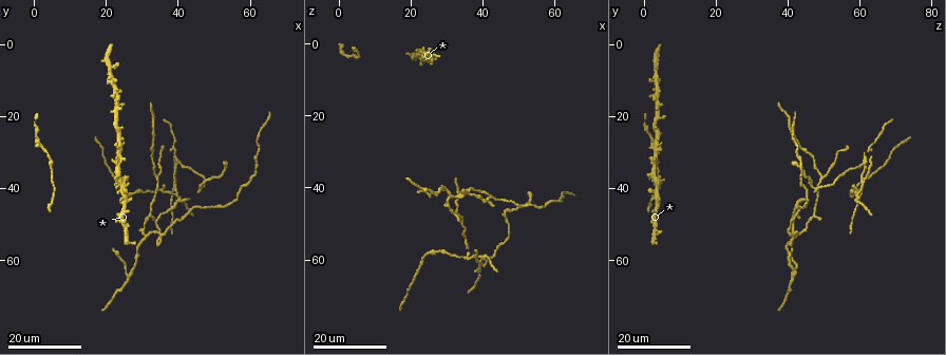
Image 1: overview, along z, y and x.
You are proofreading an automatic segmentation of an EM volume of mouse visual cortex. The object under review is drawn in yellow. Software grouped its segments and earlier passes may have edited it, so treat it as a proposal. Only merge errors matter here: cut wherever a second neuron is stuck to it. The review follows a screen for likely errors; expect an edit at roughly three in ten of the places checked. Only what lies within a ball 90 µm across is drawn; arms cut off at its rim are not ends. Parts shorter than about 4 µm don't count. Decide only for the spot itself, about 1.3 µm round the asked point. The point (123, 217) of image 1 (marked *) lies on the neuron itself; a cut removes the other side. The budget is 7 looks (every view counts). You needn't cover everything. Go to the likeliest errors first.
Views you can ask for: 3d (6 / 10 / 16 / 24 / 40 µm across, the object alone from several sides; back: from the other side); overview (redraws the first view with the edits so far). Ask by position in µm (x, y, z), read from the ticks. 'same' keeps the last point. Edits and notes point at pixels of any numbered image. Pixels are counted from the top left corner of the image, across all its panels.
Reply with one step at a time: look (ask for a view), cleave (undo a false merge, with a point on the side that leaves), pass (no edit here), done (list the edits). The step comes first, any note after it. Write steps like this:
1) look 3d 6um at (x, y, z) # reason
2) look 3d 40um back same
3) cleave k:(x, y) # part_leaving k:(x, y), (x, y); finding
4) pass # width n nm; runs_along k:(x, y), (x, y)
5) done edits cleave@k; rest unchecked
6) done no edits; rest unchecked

look 3d 24um at (34.5, 51.5, 40.5) # three arms meet

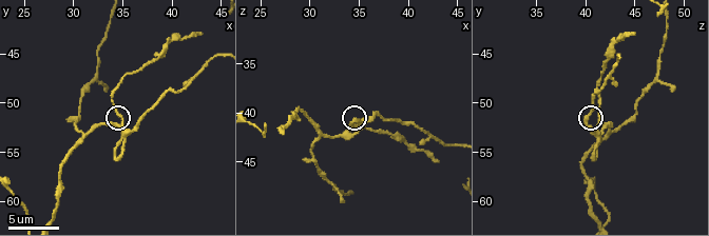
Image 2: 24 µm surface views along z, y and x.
look 3d 6um at (34.8, 52.0, 41.2)

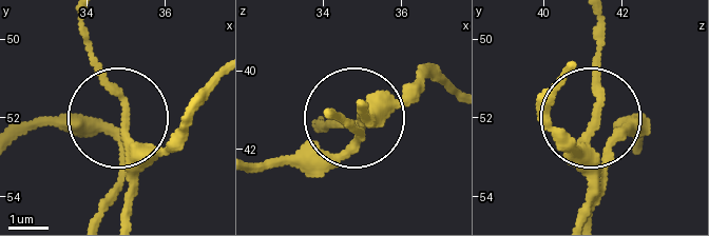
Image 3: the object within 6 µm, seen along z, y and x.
pass # width 230 nm; runs_along 3:(642, 141), (631, 121), (611, 128), (591, 112), (601, 20); all the same neuron

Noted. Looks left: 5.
look 3d 16um at (26.0, 64.0, 41.0) # thin arm on a thick one

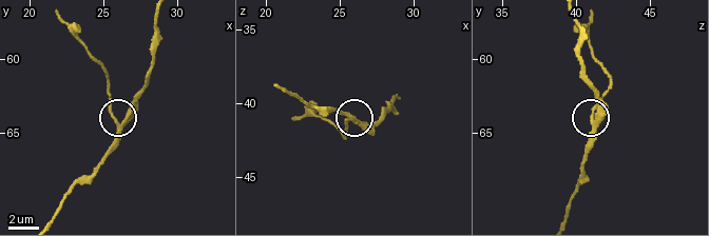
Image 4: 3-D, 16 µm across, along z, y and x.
look 3d 10um at (26.0, 64.6, 41.2) # zoom in

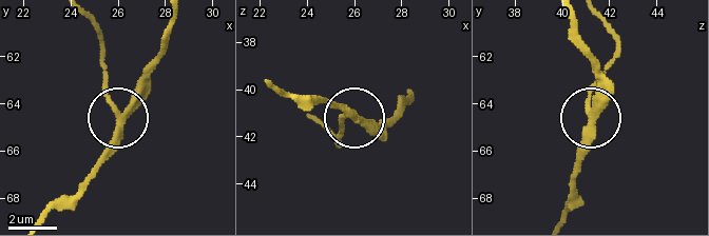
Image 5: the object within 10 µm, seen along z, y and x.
cleave 5:(103, 90) # side_arm 10 um; part_leaving 5:(117, 116), (93, 22); a second neuron is stuck on

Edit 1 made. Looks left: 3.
look overview

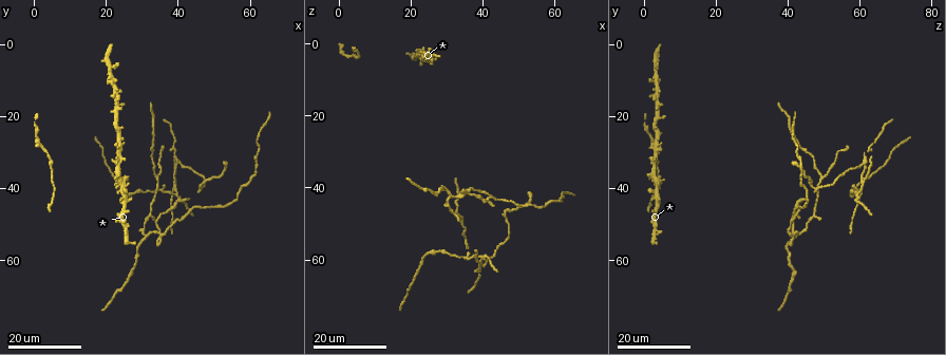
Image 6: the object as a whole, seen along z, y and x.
look 3d 16um at (46.0, 38.5, 46.5) # calibre changes

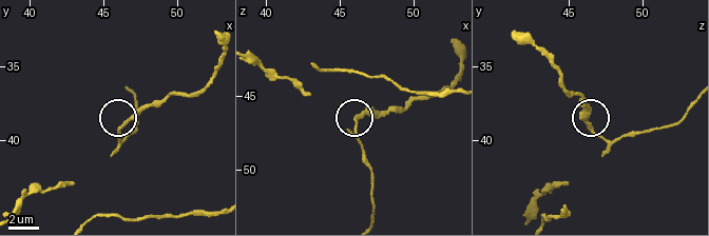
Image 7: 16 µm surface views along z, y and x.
look 3d 10um at (46.4, 39.0, 46.4)

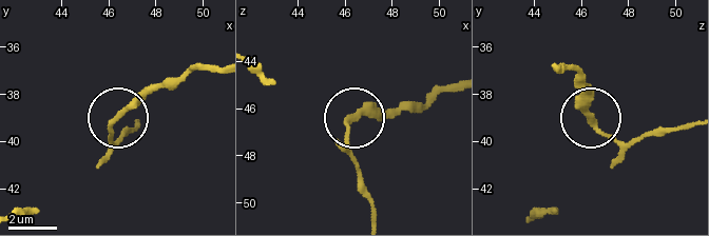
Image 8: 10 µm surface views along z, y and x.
pass # width 250 nm; continuous, no second neuron

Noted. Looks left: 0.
done edits cleave@5; rest unchecked

